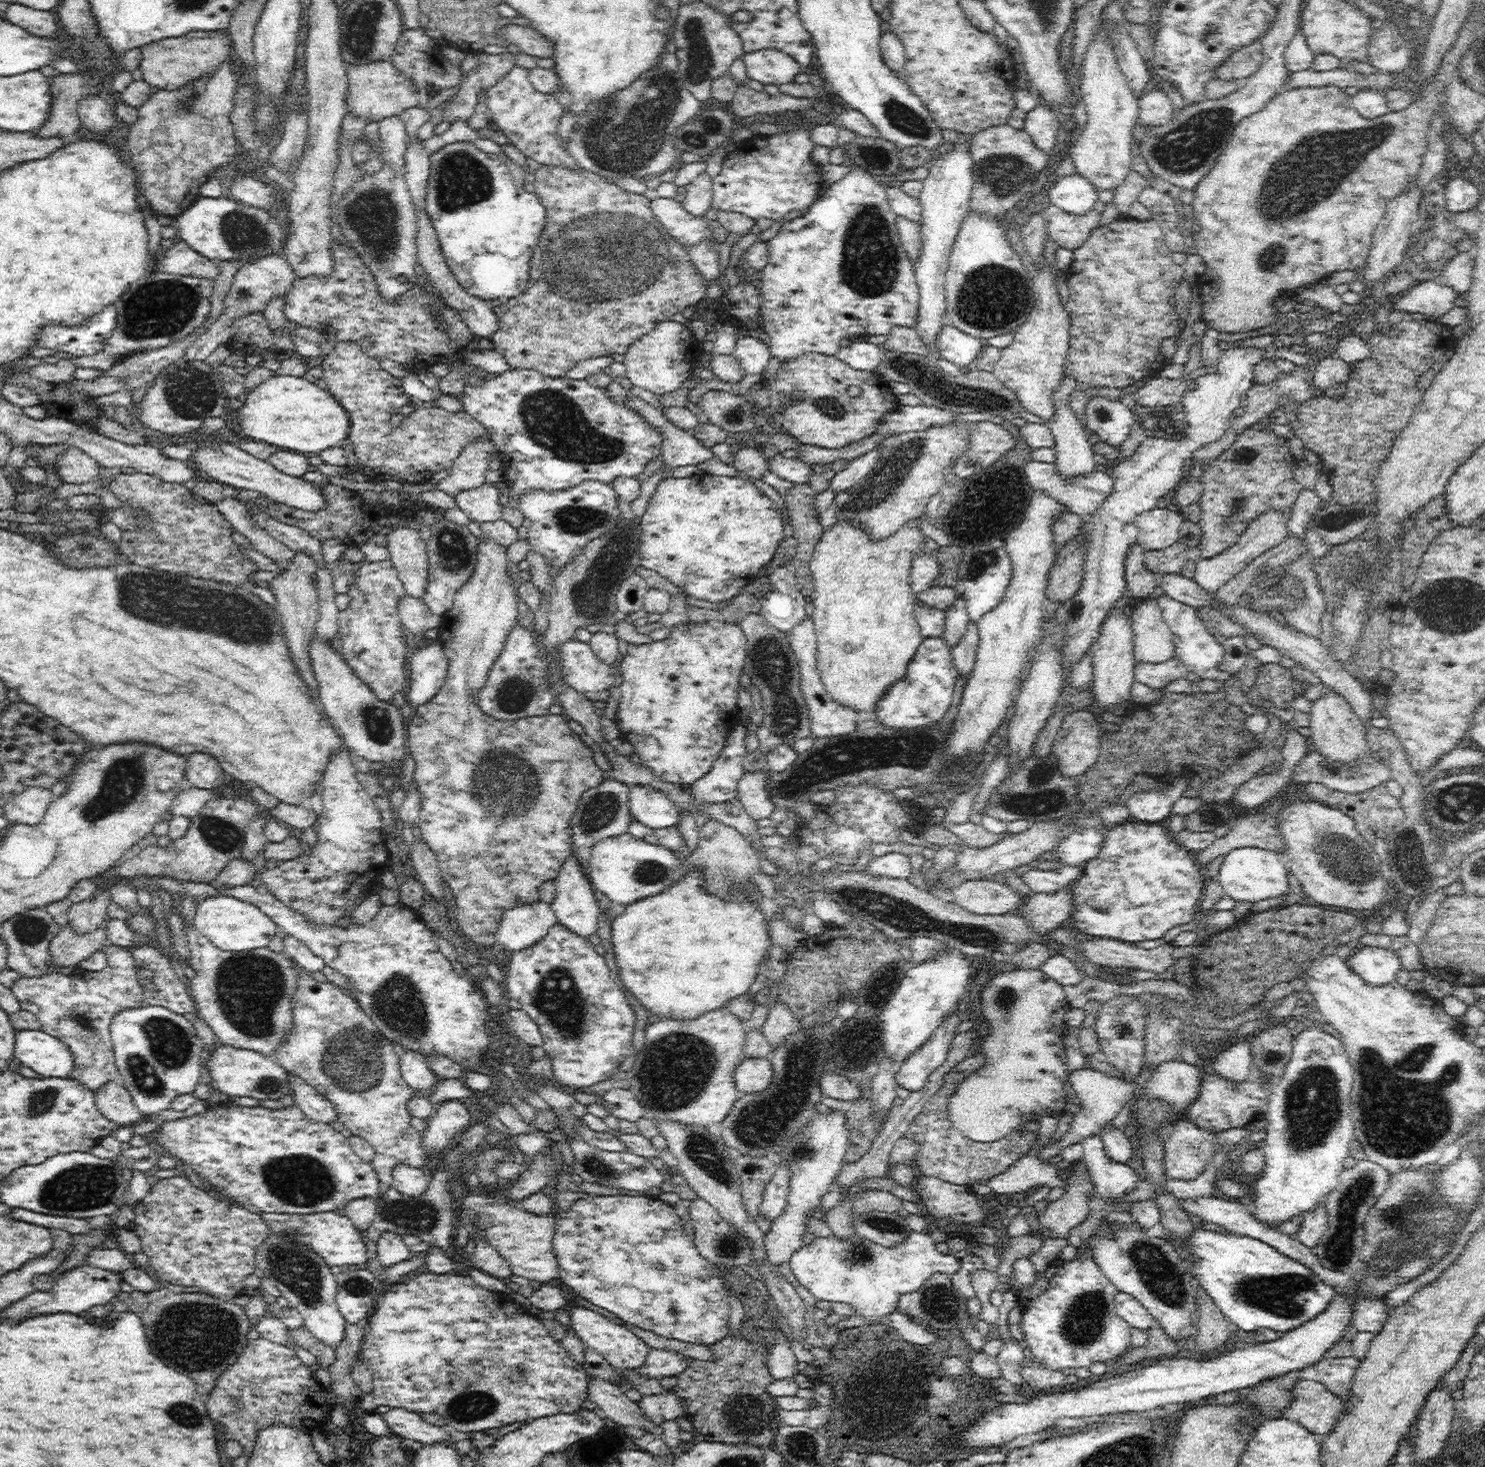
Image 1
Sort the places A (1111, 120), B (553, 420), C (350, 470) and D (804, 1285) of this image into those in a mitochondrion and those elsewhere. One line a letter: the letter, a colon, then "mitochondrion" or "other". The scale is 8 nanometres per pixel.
A: other
B: mitochondrion
C: other
D: other

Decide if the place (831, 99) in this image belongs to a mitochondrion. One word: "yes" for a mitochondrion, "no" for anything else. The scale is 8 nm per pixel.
no

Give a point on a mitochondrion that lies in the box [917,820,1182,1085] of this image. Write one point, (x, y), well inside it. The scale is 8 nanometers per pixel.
(1004, 998)

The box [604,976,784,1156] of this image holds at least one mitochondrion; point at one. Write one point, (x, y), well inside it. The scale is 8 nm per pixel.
(674, 1070)

